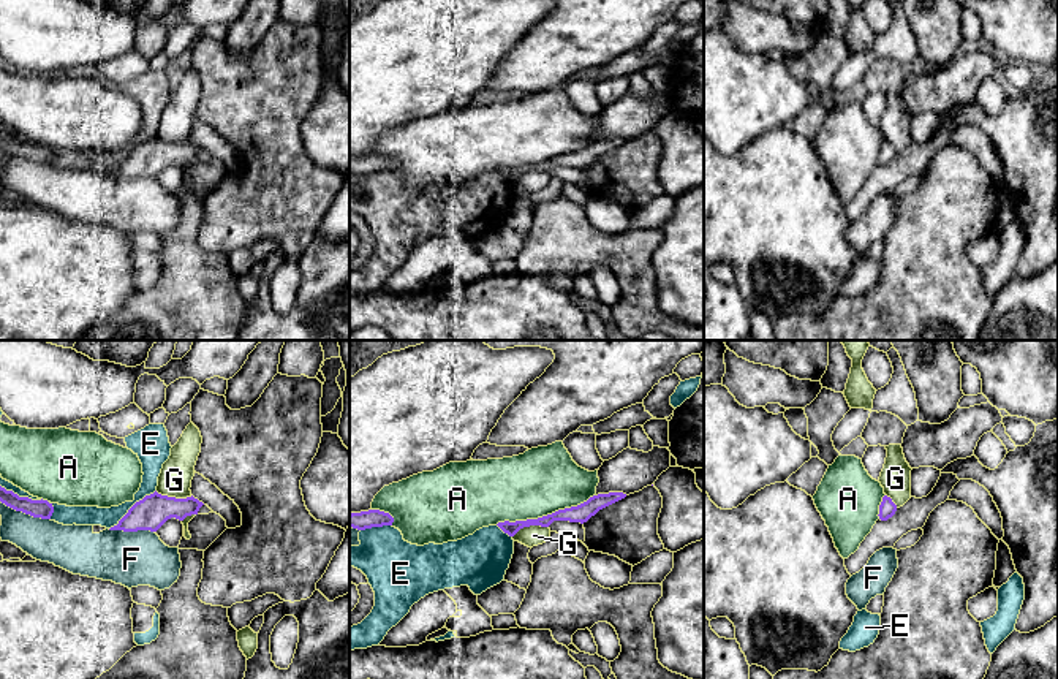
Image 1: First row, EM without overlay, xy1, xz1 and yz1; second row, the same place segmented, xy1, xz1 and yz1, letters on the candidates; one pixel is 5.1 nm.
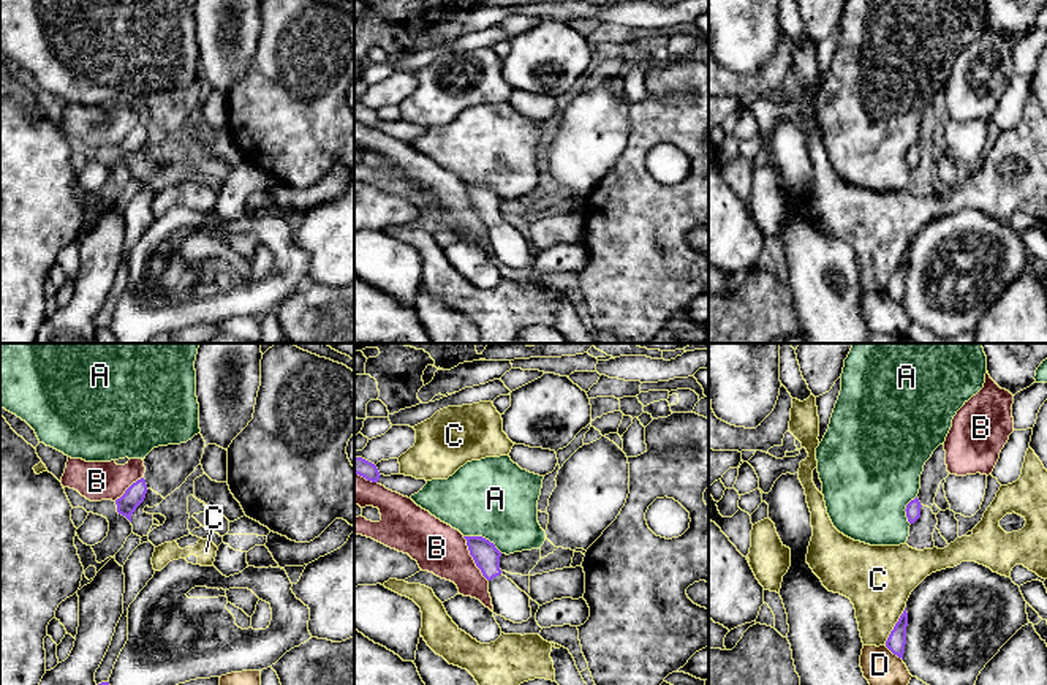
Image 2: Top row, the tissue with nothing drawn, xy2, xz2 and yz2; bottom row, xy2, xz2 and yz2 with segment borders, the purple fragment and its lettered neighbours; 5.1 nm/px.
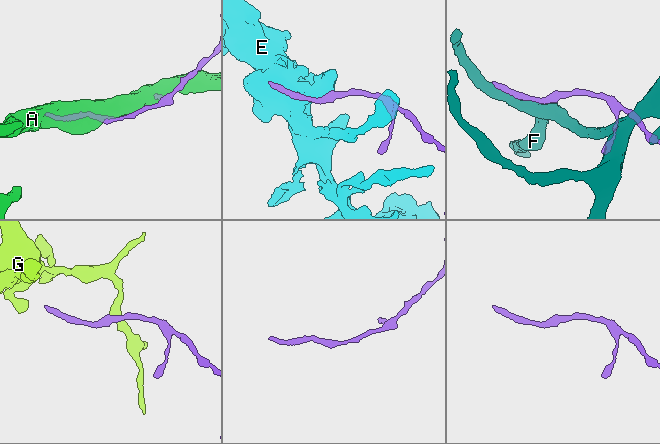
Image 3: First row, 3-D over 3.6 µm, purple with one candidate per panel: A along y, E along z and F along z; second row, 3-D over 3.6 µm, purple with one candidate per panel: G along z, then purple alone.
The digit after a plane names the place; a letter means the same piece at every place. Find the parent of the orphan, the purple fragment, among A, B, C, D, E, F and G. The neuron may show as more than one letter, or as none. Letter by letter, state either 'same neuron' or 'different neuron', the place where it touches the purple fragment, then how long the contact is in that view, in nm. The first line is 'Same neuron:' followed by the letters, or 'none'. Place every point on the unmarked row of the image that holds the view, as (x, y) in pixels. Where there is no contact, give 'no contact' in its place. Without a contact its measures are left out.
Same neuron: none
A: different neuron; contact xz1 (544, 162); length 550 nm
B: different neuron; contact xz2 (473, 204); length 260 nm
C: different neuron; contact yz2 (895, 271); length 220 nm
D: different neuron; contact yz2 (894, 299); length 120 nm
E: different neuron; contact xy1 (132, 152); length 320 nm
F: different neuron; contact xy1 (26, 159); length 280 nm
G: different neuron; contact xy1 (174, 143); length 190 nm

